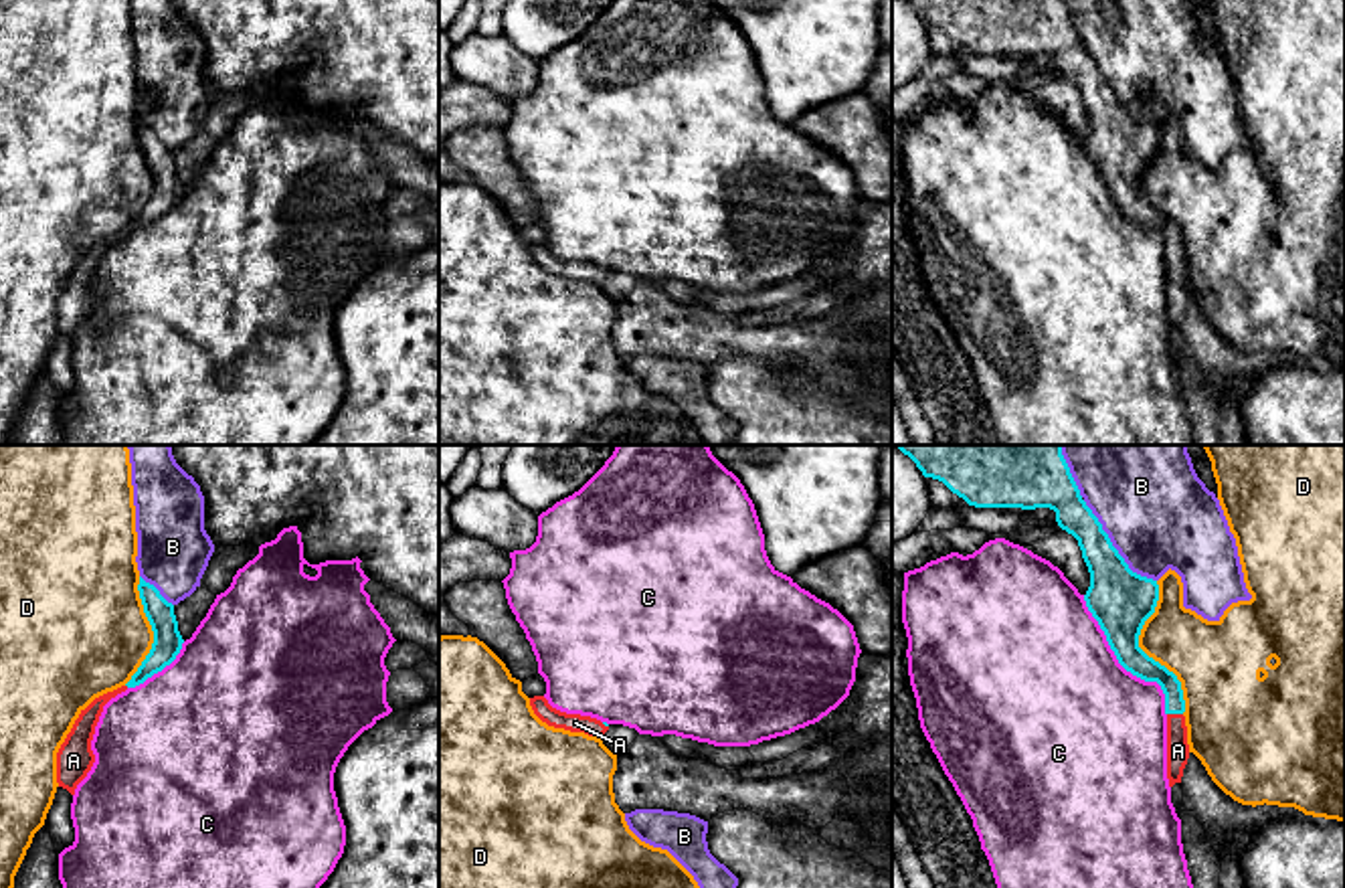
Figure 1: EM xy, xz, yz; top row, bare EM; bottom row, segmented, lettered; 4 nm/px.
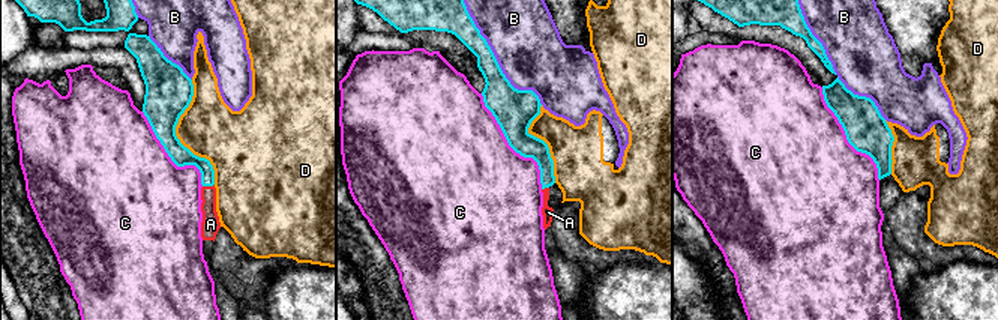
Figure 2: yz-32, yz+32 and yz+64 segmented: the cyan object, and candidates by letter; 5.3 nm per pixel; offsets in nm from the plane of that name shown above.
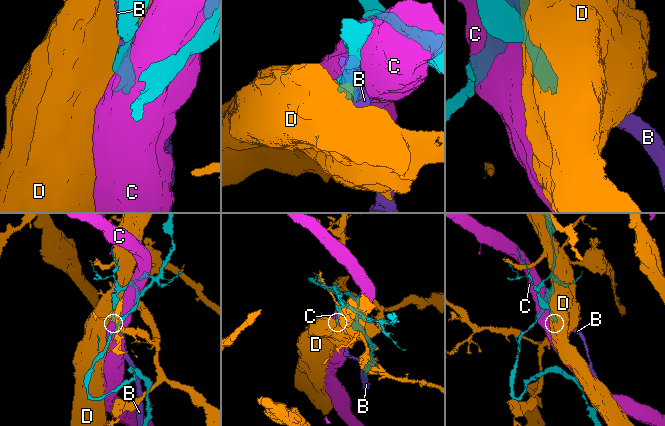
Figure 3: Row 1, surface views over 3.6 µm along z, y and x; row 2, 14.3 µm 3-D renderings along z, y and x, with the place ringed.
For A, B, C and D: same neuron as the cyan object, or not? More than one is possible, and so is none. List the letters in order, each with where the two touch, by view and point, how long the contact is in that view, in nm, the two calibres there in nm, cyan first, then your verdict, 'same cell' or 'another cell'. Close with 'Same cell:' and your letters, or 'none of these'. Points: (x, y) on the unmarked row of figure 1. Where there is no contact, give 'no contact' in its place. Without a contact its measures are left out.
A: contact yz (1176, 259); length 60 nm; calibres 100 and 100 nm; same cell
B: contact yz (1113, 94); length 440 nm; calibres 240 and 440 nm; another cell
C: contact yz (1121, 211); length 600 nm; calibres 240 and 500 nm; another cell
D: contact yz (1141, 197); length 550 nm; calibres 240 and 280 nm; another cell
Same cell: A

